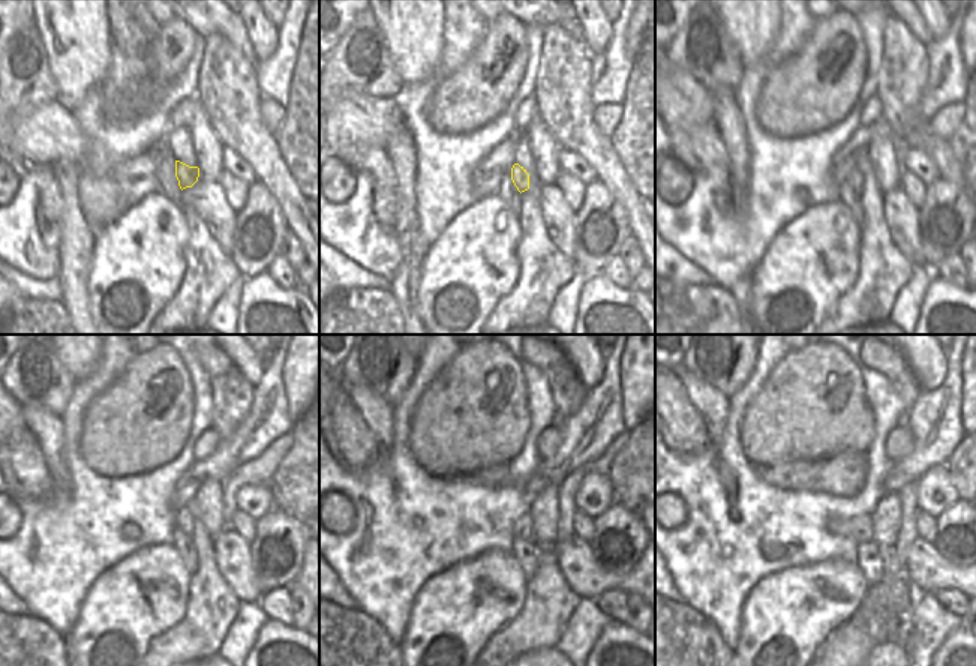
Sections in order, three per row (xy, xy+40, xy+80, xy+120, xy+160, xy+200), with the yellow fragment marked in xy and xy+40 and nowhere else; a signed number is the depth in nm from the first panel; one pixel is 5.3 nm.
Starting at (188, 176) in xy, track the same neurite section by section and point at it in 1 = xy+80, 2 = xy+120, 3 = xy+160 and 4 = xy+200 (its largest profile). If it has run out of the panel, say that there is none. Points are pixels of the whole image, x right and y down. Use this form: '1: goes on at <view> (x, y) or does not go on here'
1: goes on at xy+80 (855, 180)
2: goes on at xy+120 (183, 519)
3: goes on at xy+160 (522, 528)
4: goes on at xy+200 (858, 527)

